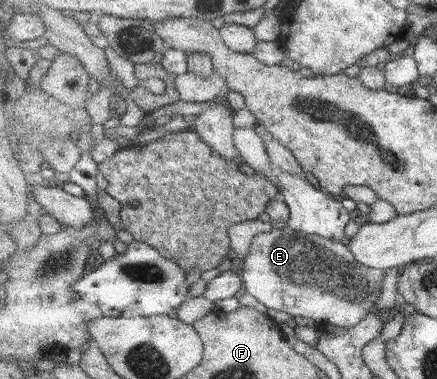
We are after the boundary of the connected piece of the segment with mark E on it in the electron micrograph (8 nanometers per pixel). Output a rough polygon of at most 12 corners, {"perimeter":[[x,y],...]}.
{"perimeter":[[288,225],[253,239],[246,292],[268,311],[344,329],[385,271],[348,240]]}

